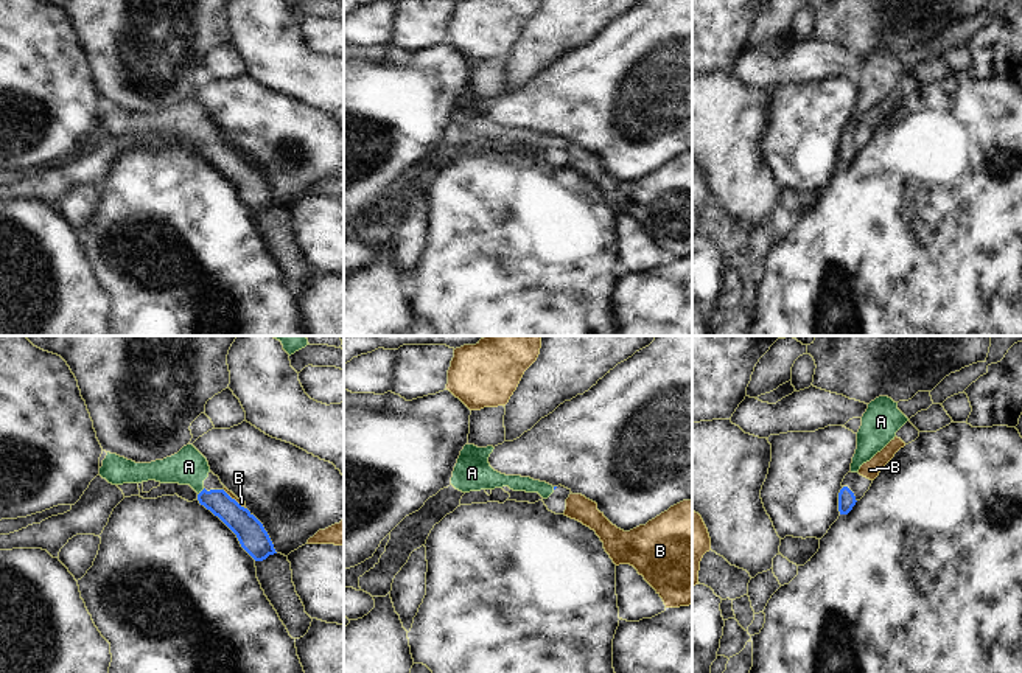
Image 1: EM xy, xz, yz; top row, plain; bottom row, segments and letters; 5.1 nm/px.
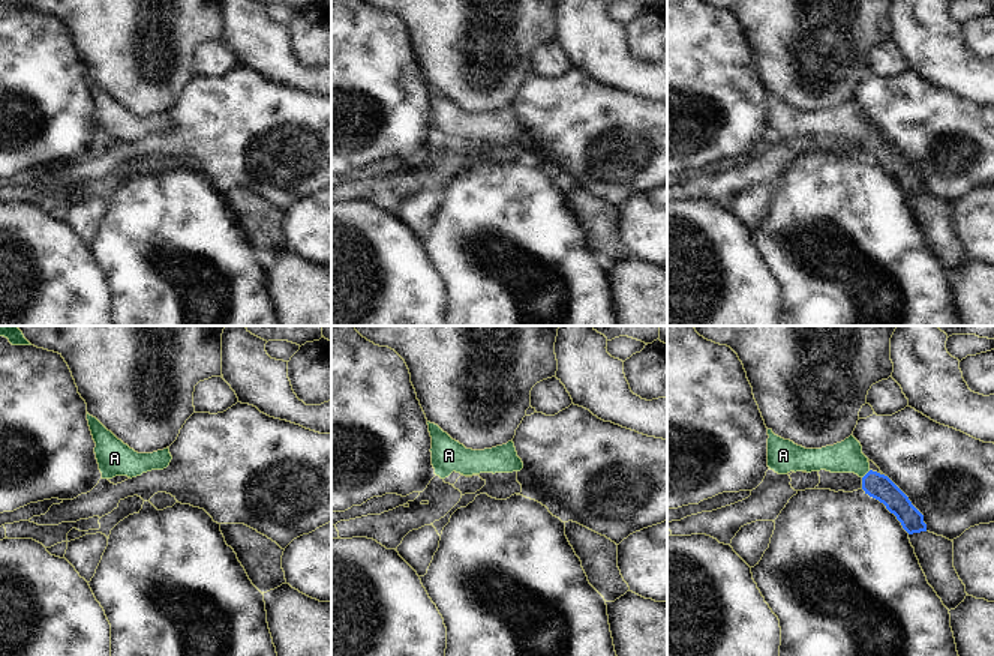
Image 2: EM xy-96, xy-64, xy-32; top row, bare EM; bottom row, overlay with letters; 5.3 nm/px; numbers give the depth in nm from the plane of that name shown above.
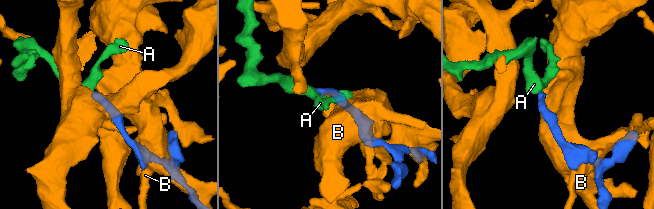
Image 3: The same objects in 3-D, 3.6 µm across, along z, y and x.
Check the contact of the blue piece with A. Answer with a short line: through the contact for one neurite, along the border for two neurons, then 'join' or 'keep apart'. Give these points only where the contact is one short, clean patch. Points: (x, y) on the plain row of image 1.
line xy (237, 170), (201, 143), (188, 118); join

